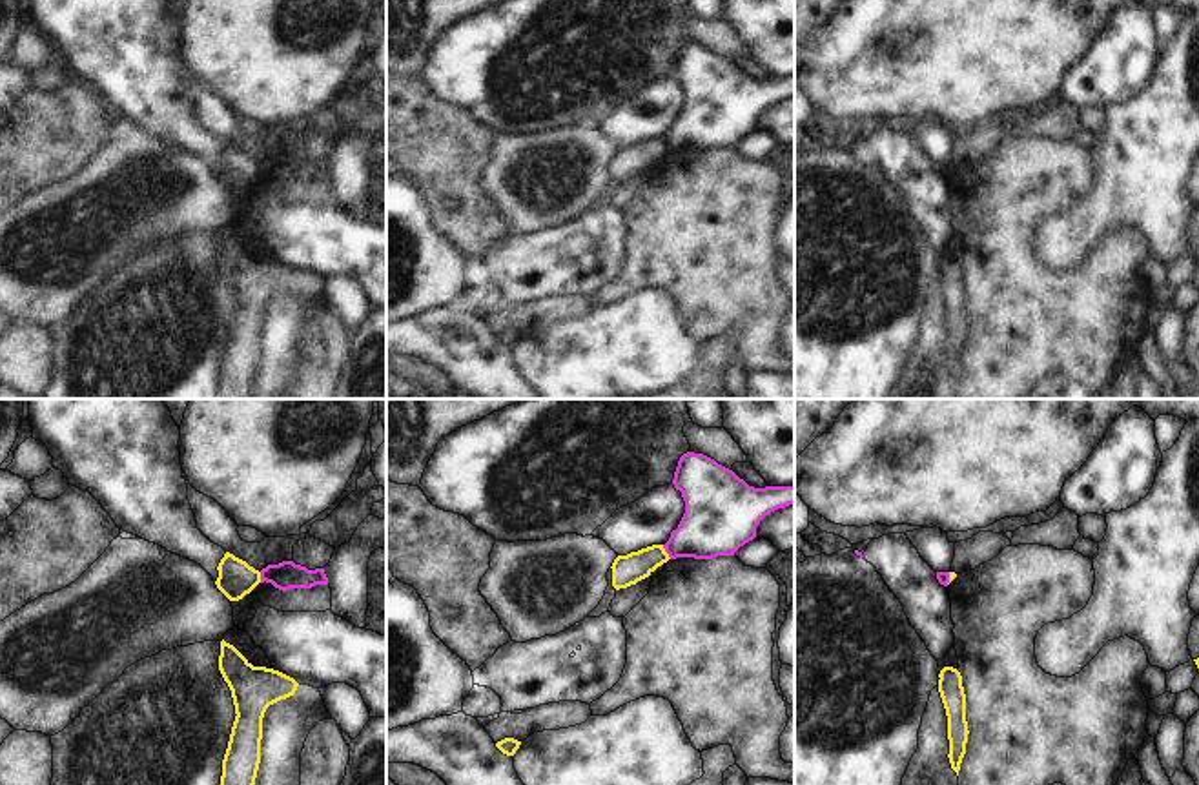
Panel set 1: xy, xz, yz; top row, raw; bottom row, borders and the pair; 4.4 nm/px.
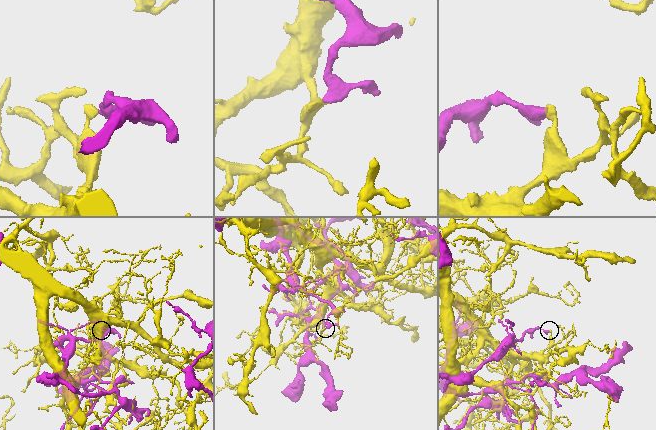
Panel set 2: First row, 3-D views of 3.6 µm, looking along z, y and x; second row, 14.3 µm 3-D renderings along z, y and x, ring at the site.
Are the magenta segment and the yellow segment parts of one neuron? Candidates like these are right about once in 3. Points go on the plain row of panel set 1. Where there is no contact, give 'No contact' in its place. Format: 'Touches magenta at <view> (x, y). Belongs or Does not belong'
Touches magenta at xz (666, 142). Does not belong

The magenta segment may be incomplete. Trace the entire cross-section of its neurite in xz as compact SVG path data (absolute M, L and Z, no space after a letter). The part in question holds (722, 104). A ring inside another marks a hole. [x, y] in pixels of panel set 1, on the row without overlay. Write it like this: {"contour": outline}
{"contour": "M687 44L672 76L681 84L685 106L663 137L671 151L734 148L756 129L760 113L794 97L794 78L754 80L714 51Z"}

